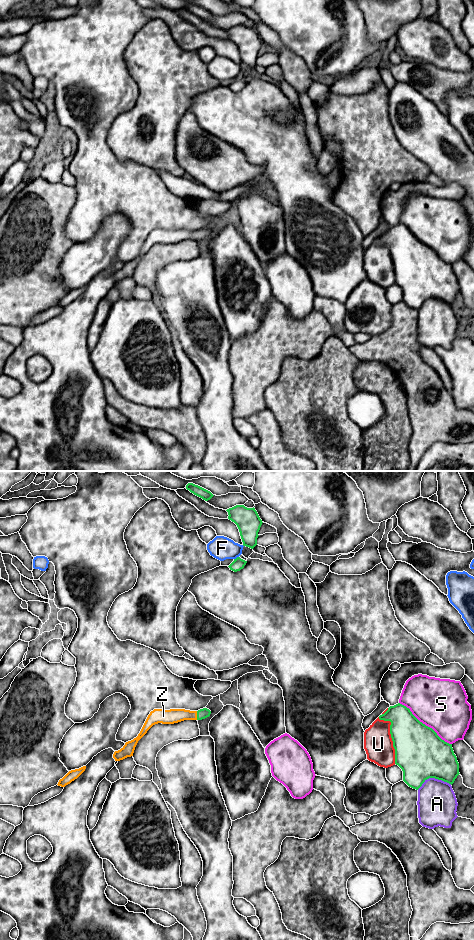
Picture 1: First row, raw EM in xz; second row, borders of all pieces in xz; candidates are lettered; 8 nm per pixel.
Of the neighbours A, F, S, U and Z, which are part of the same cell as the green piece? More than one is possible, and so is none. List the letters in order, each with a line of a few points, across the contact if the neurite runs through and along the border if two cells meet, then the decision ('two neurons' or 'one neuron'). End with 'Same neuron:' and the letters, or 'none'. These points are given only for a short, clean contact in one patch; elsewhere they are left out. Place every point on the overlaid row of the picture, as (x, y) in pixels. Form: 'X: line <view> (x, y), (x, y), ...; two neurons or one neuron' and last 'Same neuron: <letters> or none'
A: two neurons
F: two neurons
S: two neurons
U: two neurons
Z: line xz (203, 713), (197, 715), (171, 716); one neuron
Same neuron: Z

